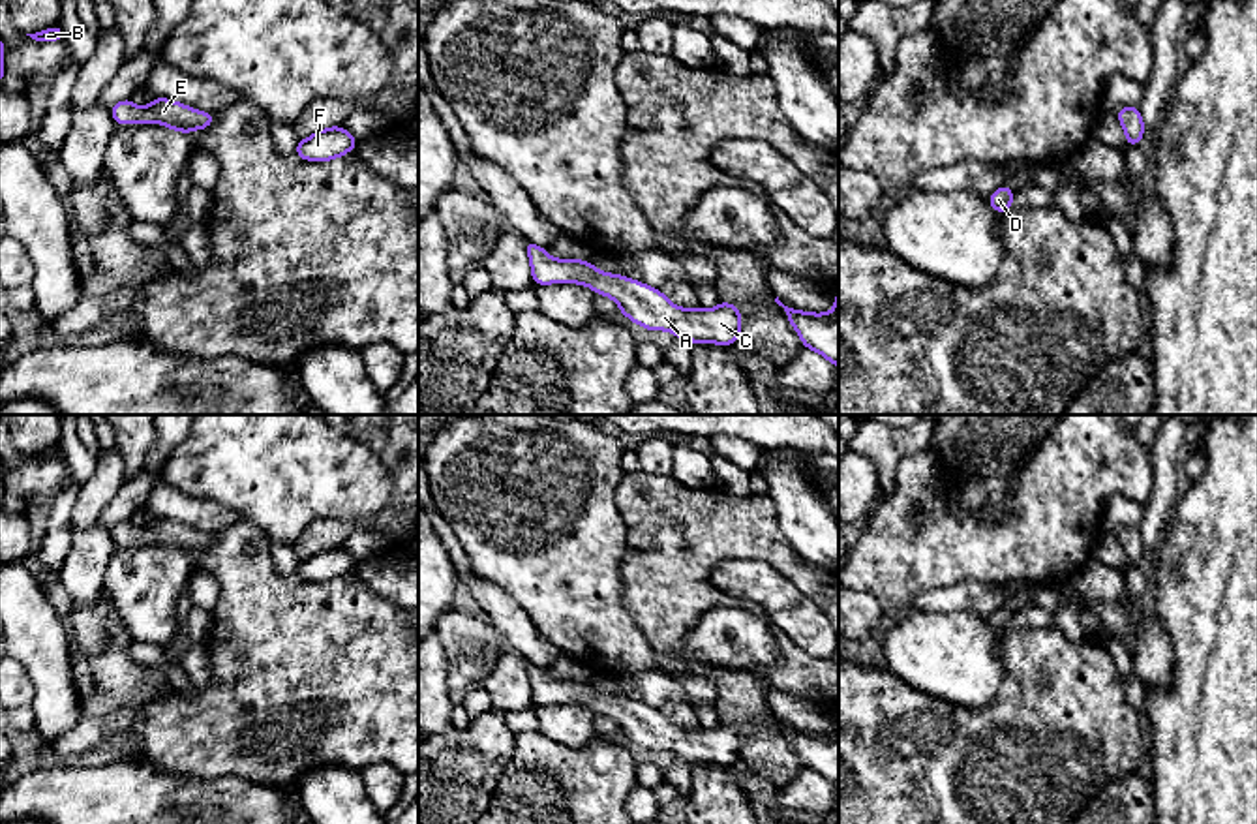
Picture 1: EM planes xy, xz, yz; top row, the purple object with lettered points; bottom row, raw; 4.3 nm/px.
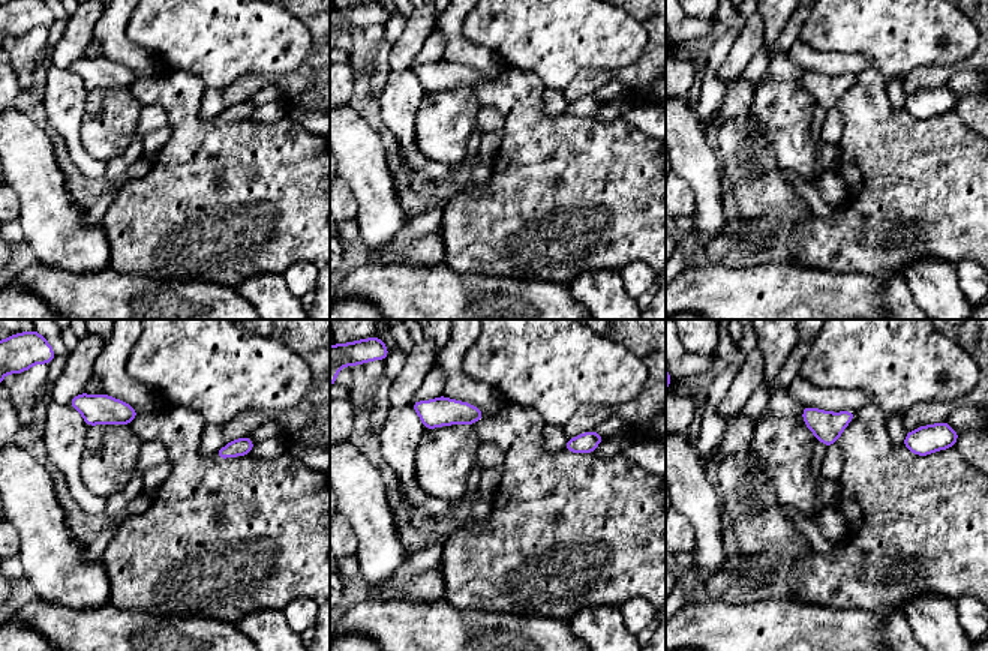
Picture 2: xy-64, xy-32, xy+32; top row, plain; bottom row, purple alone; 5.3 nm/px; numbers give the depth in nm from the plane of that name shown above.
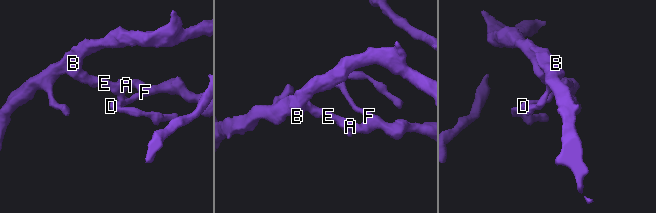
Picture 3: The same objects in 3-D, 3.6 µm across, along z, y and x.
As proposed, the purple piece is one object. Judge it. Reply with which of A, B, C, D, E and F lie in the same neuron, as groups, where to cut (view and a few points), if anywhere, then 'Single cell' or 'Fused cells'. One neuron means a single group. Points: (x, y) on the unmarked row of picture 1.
Groups: A B C D E F. No split. Single cell

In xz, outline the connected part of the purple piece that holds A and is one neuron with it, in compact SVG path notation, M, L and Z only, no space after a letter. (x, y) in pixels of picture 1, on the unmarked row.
M527 661L525 670L535 706L587 706L597 715L613 719L621 734L640 747L668 751L690 764L709 762L728 768L741 758L741 732L734 725L720 721L713 730L685 730L672 725L664 713L627 696L606 694L595 689L591 681L552 679L542 666Z

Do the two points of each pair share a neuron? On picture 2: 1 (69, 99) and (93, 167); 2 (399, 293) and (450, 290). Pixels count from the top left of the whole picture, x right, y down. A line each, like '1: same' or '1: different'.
1: same
2: same

